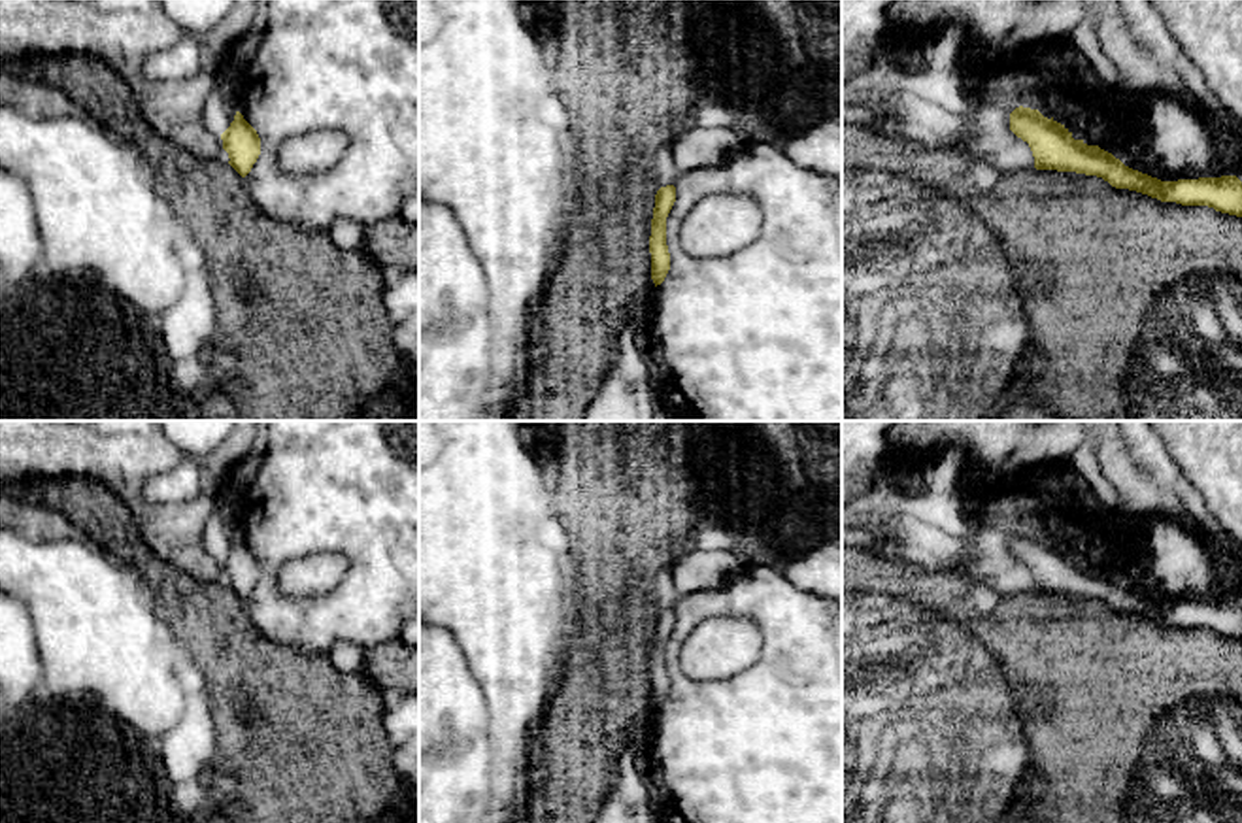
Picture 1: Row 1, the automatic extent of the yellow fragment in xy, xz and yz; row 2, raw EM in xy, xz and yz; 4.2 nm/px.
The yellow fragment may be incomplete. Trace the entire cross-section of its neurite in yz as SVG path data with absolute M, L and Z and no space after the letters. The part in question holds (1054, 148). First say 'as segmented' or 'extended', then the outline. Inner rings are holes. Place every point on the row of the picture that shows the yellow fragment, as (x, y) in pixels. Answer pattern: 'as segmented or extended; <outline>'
as segmented; M1023 106L1010 113L1010 130L1029 143L1036 170L1097 176L1116 189L1136 191L1161 202L1208 206L1242 217L1242 181L1236 176L1161 181L1125 166L1099 145L1074 140L1053 117Z

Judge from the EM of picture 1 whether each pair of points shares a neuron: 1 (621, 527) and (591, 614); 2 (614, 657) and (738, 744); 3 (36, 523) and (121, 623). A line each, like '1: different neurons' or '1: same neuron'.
1: same neuron
2: different neurons
3: different neurons

